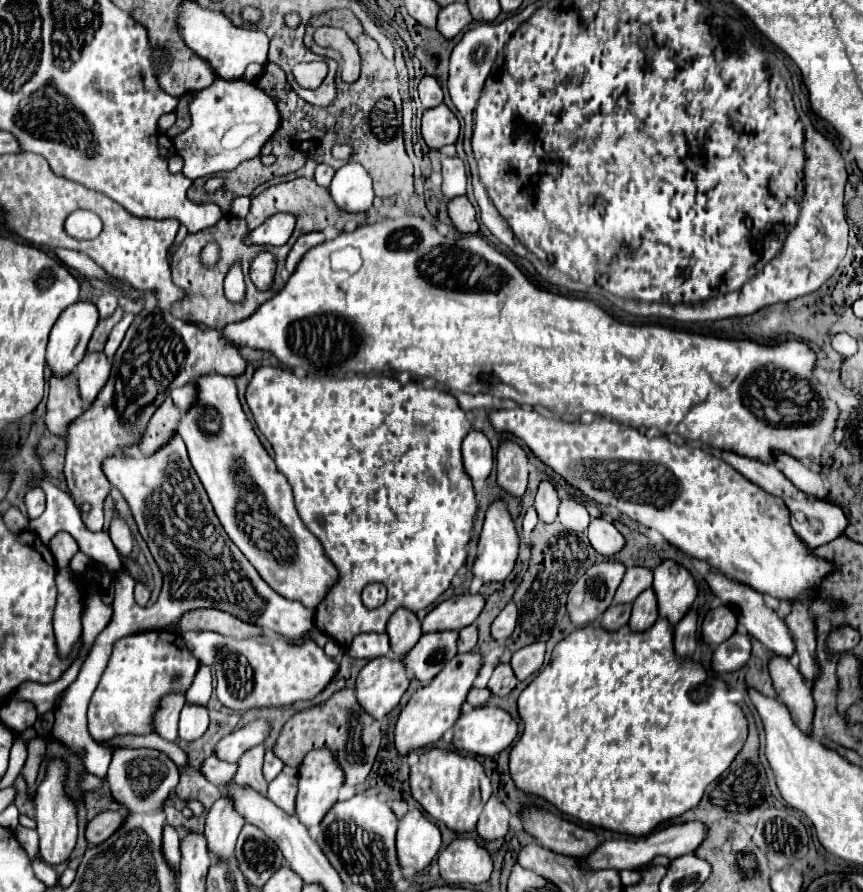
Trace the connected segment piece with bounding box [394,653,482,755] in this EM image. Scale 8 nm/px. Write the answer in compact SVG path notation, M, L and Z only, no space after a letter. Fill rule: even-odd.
M460 653L456 655L434 679L430 685L418 689L408 705L402 709L398 723L396 723L396 749L400 755L406 755L414 747L424 747L436 743L460 717L460 707L466 701L468 691L472 689L476 677L482 669L482 655L480 653Z

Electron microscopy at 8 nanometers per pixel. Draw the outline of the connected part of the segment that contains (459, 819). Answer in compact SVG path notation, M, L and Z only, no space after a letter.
M438 747L426 749L420 755L418 763L410 767L410 789L412 797L424 807L428 815L432 815L436 821L442 821L448 829L456 833L476 831L478 815L492 795L492 785L484 773L482 763L478 763L470 755Z

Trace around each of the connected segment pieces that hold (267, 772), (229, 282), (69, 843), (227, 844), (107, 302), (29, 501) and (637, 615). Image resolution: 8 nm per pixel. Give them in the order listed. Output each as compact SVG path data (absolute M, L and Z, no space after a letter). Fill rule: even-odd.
M266 751L266 761L264 761L264 779L266 781L272 781L280 771L284 769L284 763L272 753L272 751Z
M236 261L224 277L224 293L230 297L238 297L238 295L244 295L244 289L246 287L244 287L242 267L240 267L240 261Z
M50 761L44 781L38 787L34 799L38 835L40 835L40 855L48 865L60 865L70 859L70 853L76 845L76 807L64 793L64 779L66 779L66 765L62 761Z
M220 797L206 813L206 841L214 859L228 859L234 853L236 839L246 819L236 811L232 799Z
M102 293L96 301L96 307L100 311L100 317L108 317L116 307L118 307L118 301L116 301L116 295L114 293Z
M32 489L24 495L24 503L26 503L26 511L28 511L28 517L30 519L36 519L40 517L40 513L44 513L44 507L46 507L46 499L44 499L44 493L42 489Z
M648 587L636 597L628 625L634 631L646 631L650 625L656 623L656 619L658 619L658 601L652 587Z

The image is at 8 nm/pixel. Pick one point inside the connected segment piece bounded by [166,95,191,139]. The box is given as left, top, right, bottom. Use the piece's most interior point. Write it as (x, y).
(183, 120)

